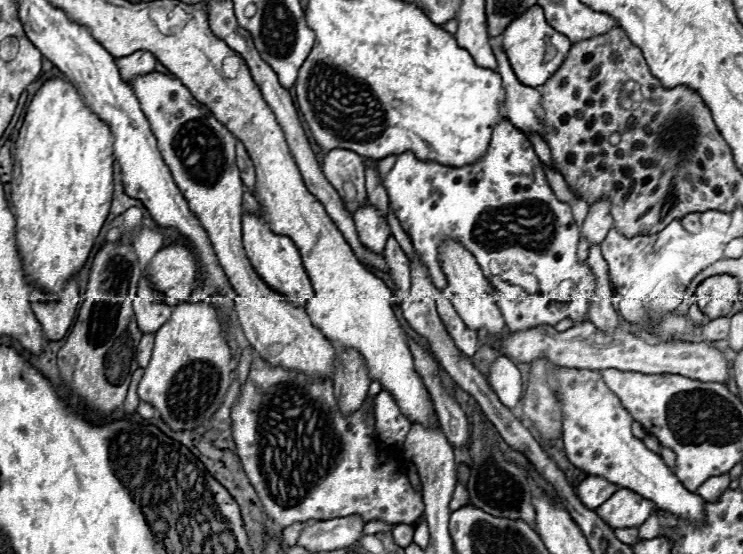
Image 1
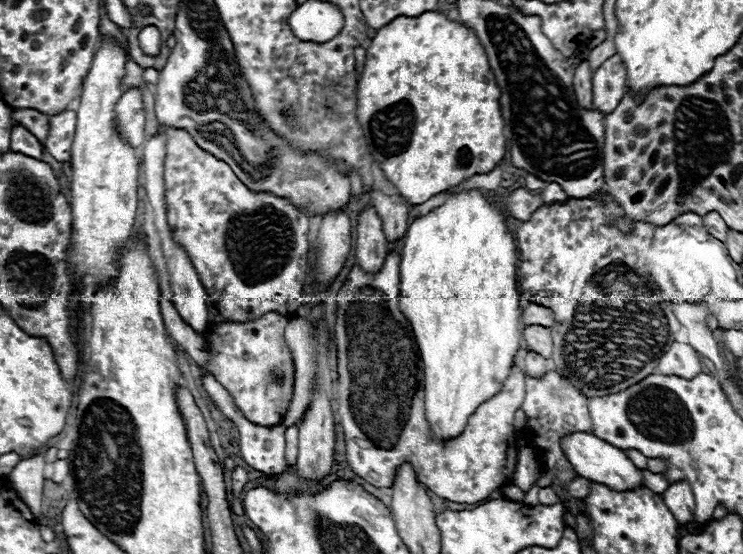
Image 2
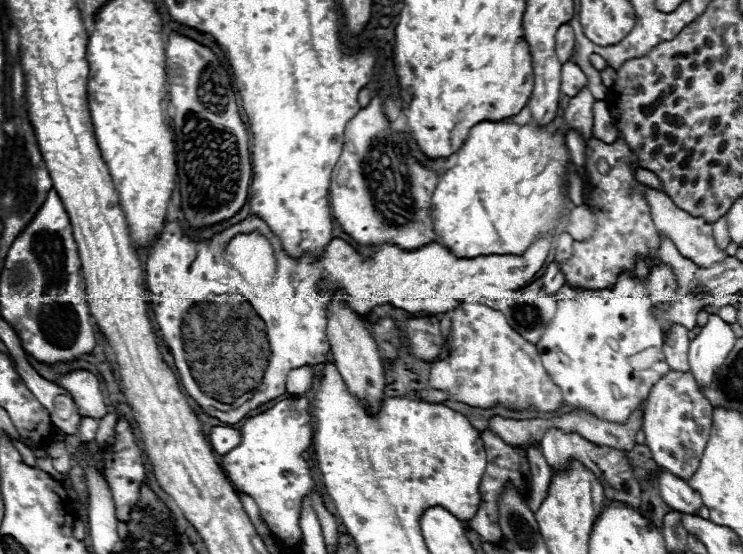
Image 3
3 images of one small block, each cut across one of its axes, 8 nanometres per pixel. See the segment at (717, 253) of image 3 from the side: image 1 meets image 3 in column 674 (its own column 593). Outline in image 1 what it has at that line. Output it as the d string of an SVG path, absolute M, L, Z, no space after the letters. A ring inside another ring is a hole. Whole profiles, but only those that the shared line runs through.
M600 200L590 206L590 212L582 224L582 236L588 240L588 244L602 244L608 230L612 228L610 218L610 200Z

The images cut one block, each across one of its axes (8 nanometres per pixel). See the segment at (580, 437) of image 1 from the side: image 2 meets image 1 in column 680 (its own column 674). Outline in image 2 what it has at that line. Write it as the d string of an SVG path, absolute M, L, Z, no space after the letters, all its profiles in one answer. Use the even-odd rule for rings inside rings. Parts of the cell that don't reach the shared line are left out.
M688 482L670 484L668 490L662 492L662 498L664 498L664 504L674 514L674 518L680 526L686 526L694 520L694 516L692 516L694 496L692 496L692 488L688 486Z

